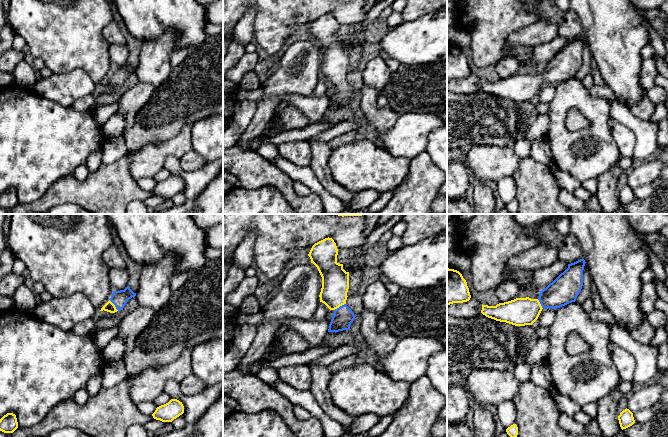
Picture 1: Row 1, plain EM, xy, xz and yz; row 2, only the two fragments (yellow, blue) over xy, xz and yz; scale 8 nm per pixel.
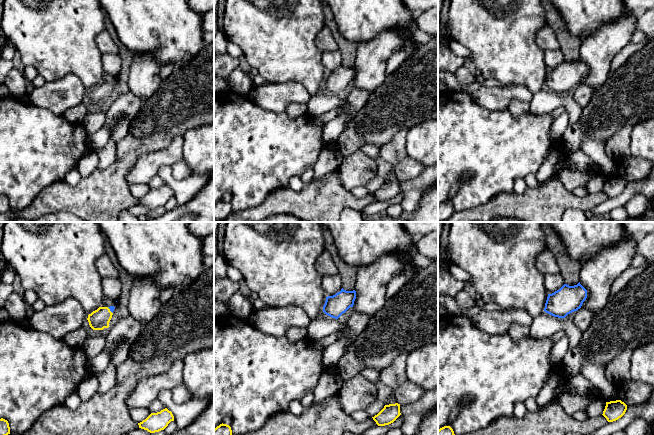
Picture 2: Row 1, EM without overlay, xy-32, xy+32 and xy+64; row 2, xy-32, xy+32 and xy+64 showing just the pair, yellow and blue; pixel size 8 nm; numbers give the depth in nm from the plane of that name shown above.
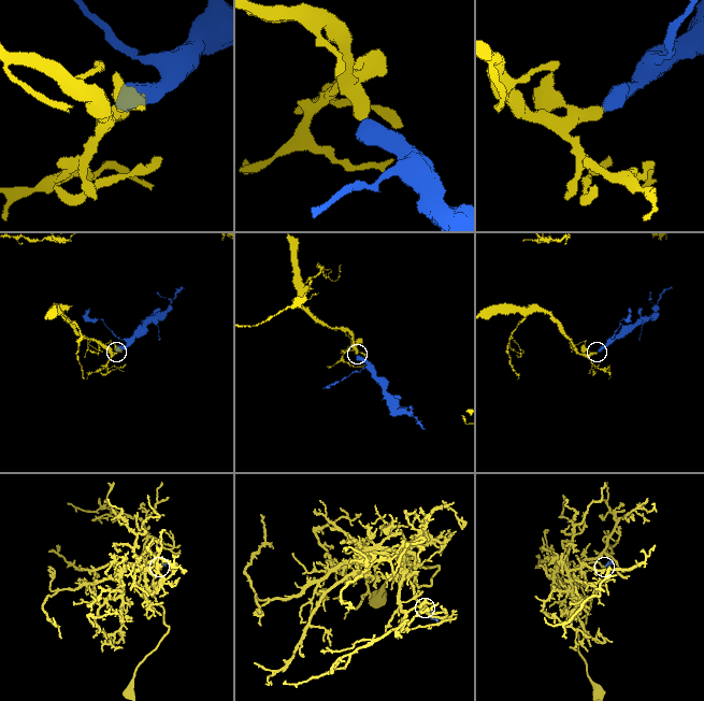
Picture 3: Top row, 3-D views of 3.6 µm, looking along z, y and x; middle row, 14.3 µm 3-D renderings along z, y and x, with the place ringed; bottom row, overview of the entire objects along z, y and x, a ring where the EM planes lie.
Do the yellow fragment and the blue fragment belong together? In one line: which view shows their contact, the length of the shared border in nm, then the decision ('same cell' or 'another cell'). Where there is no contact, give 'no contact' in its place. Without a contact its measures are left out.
contact in xz; length 110 nm; same cell

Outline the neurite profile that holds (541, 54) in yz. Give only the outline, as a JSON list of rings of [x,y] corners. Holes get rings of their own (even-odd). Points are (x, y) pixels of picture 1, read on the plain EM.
[[[557,35],[550,42],[535,46],[531,53],[531,60],[538,67],[542,67],[567,44],[567,39]]]

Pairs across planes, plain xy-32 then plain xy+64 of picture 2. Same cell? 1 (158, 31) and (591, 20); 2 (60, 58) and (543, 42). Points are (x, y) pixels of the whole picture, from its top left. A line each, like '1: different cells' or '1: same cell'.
1: same cell
2: different cells

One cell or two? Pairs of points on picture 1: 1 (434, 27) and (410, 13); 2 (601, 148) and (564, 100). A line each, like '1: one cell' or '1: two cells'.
1: two cells
2: one cell

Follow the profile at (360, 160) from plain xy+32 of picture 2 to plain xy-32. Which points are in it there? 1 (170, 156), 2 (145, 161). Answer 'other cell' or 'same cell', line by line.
1: same cell
2: same cell

